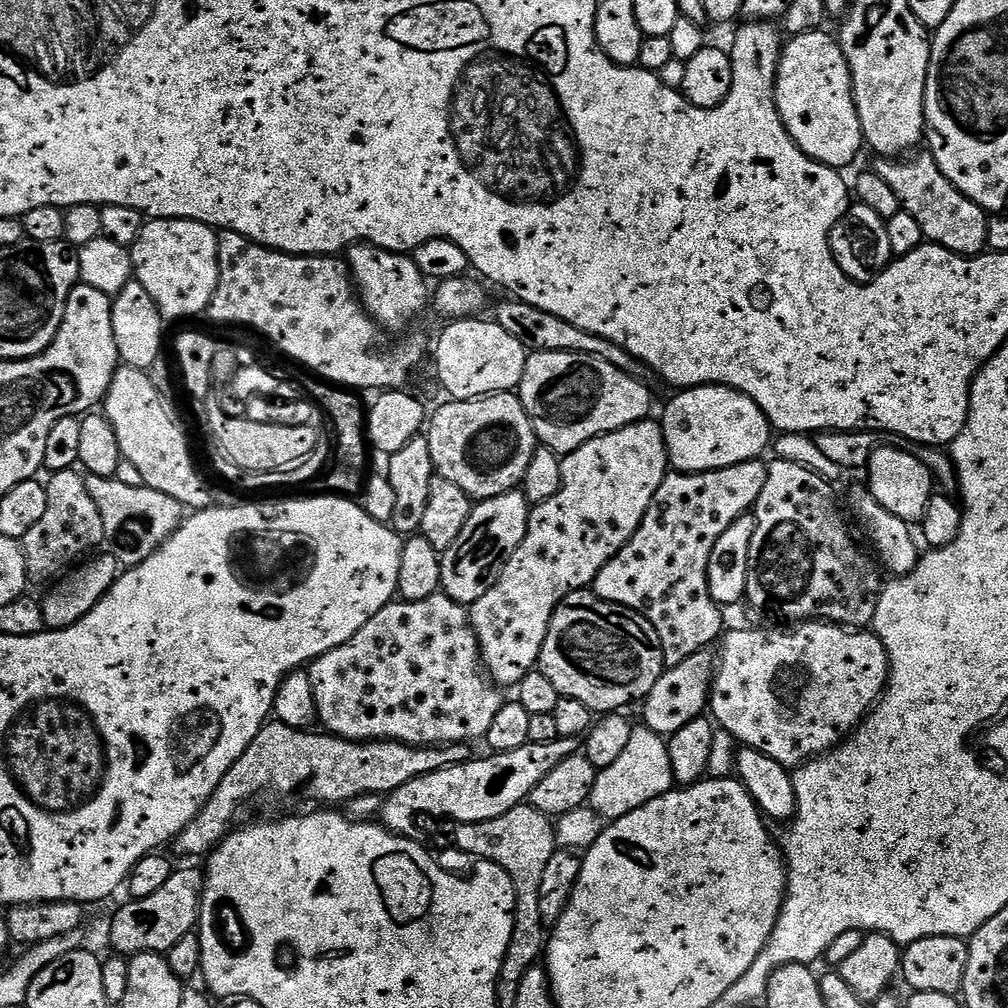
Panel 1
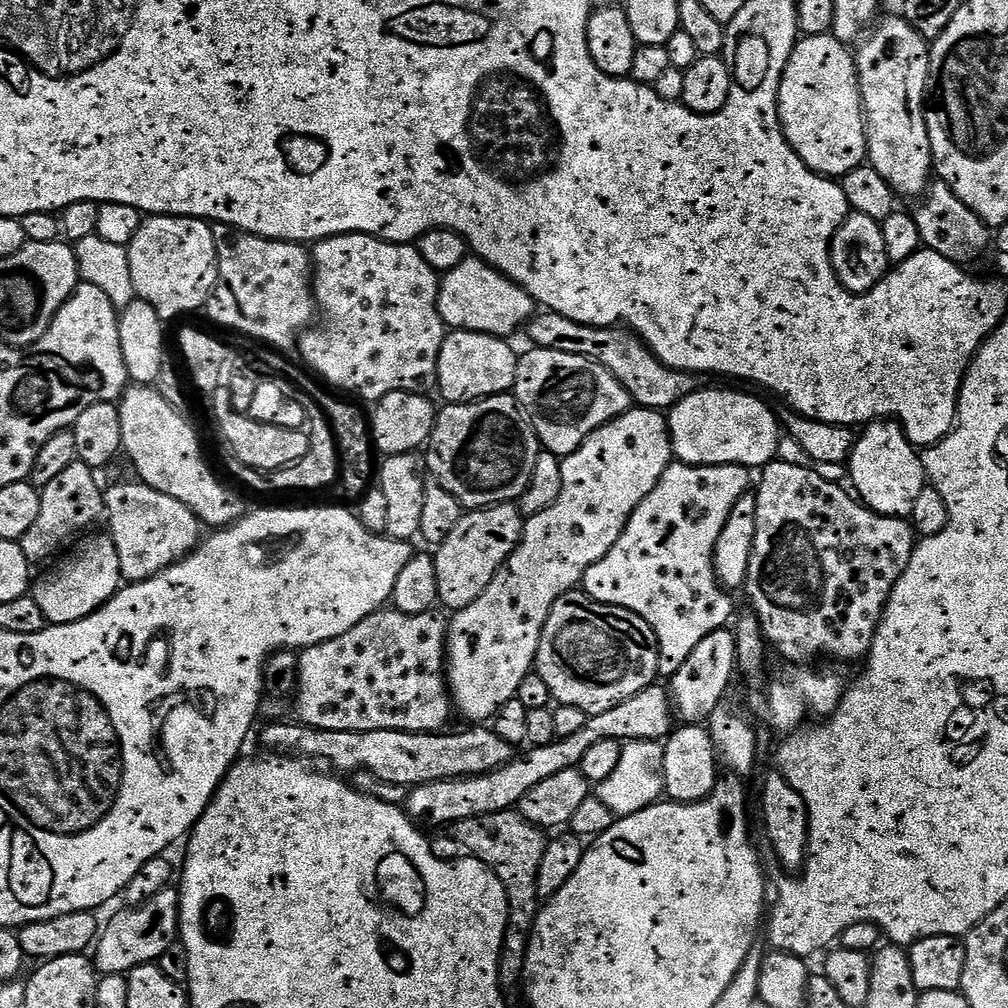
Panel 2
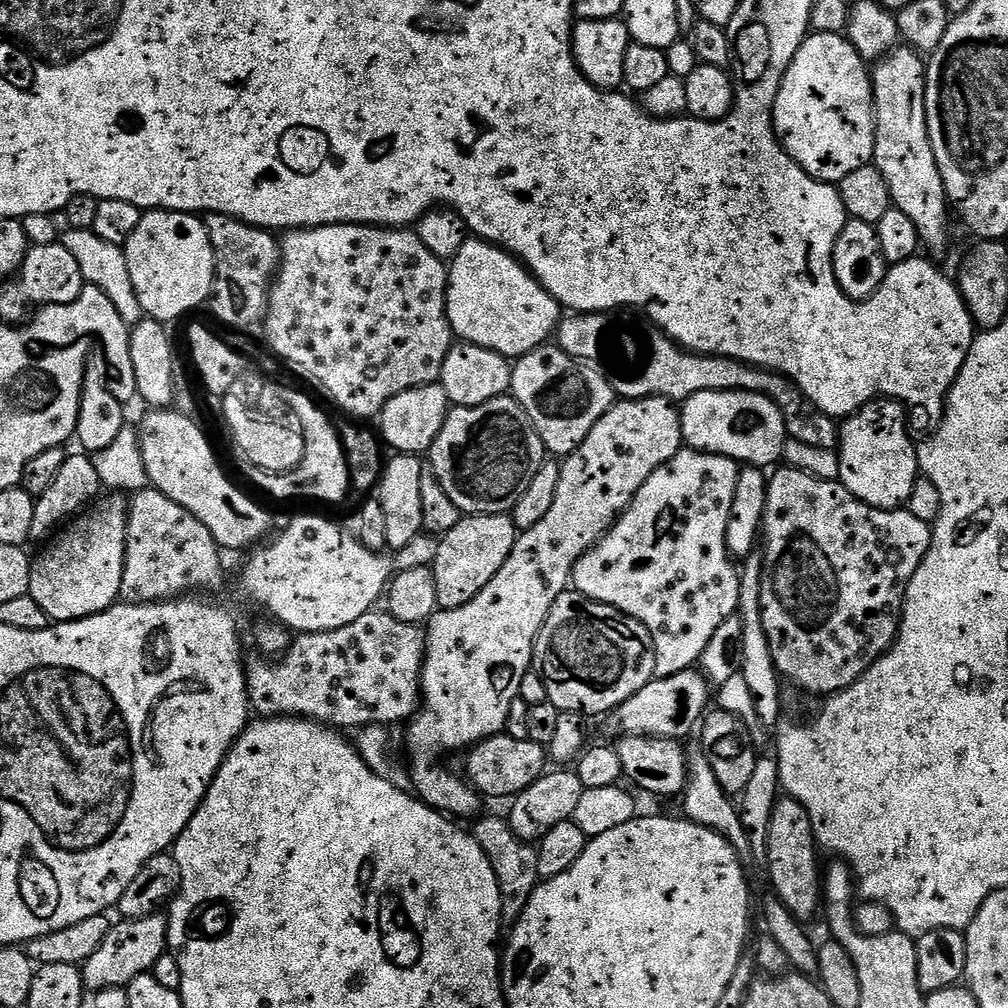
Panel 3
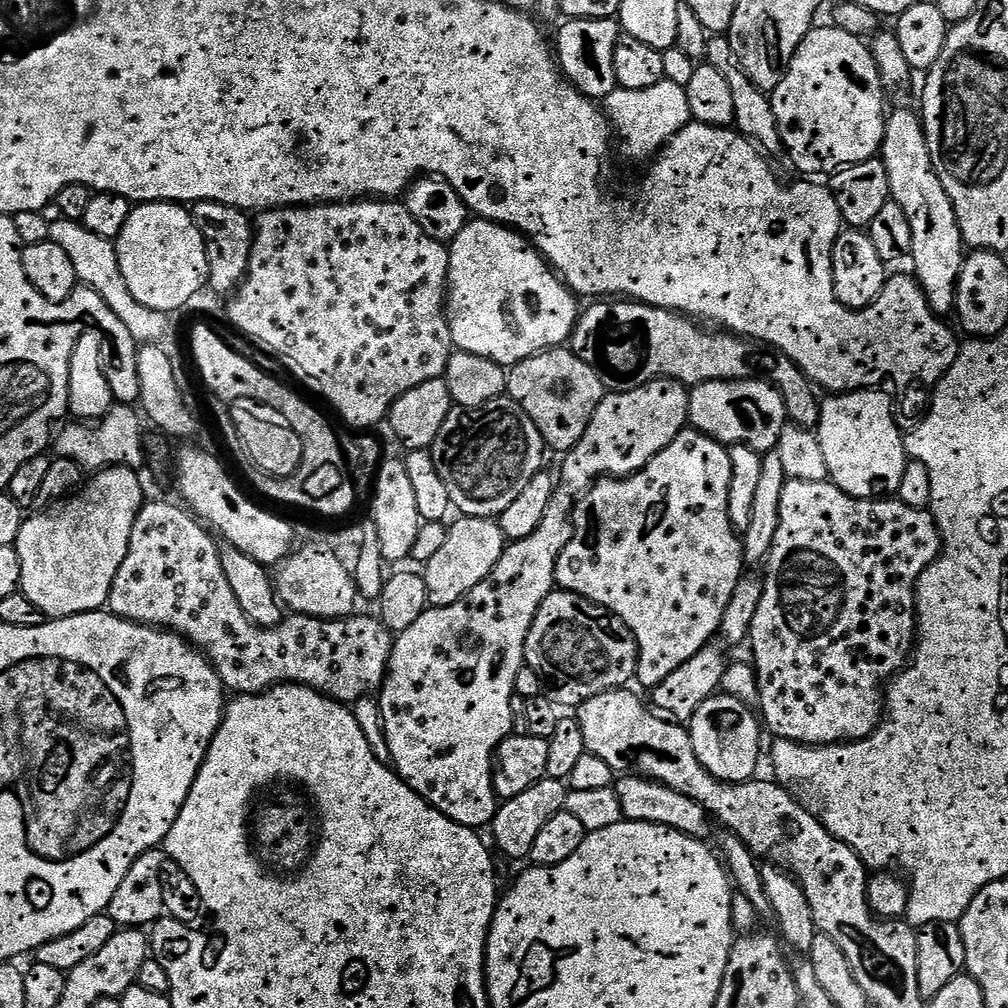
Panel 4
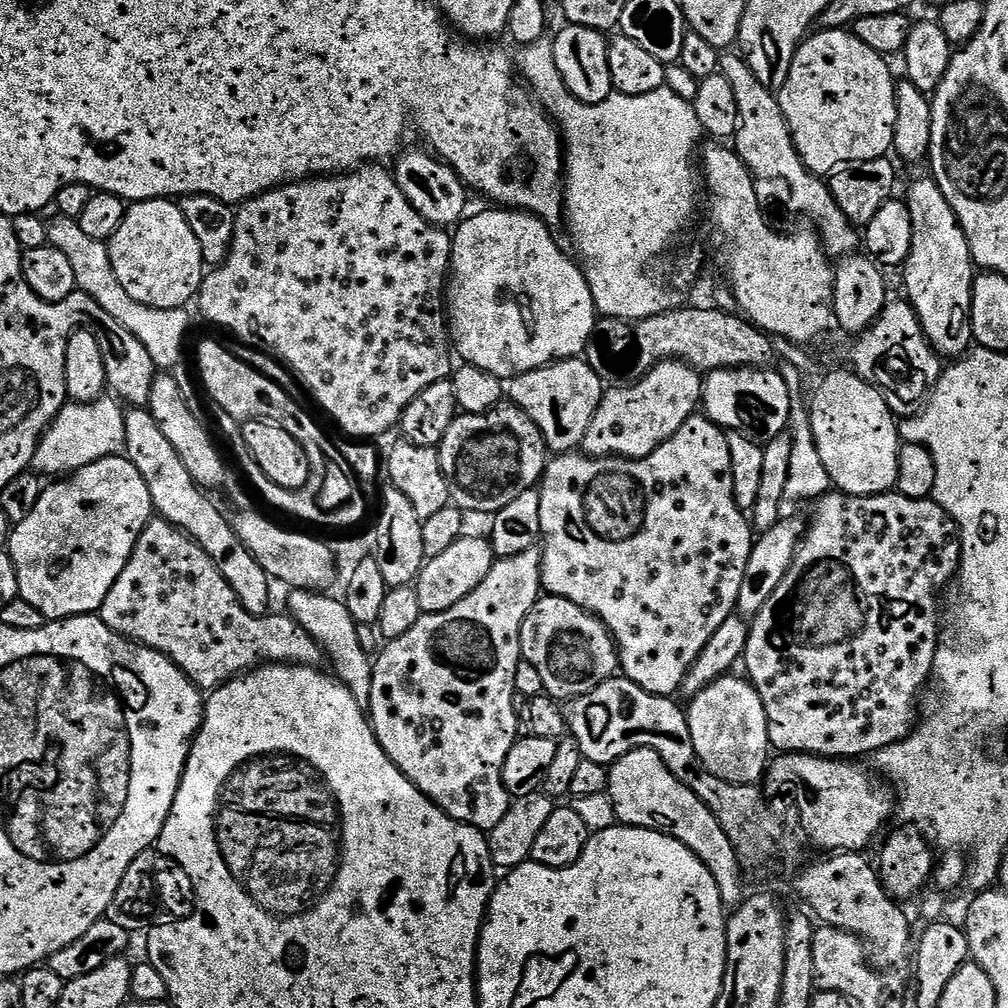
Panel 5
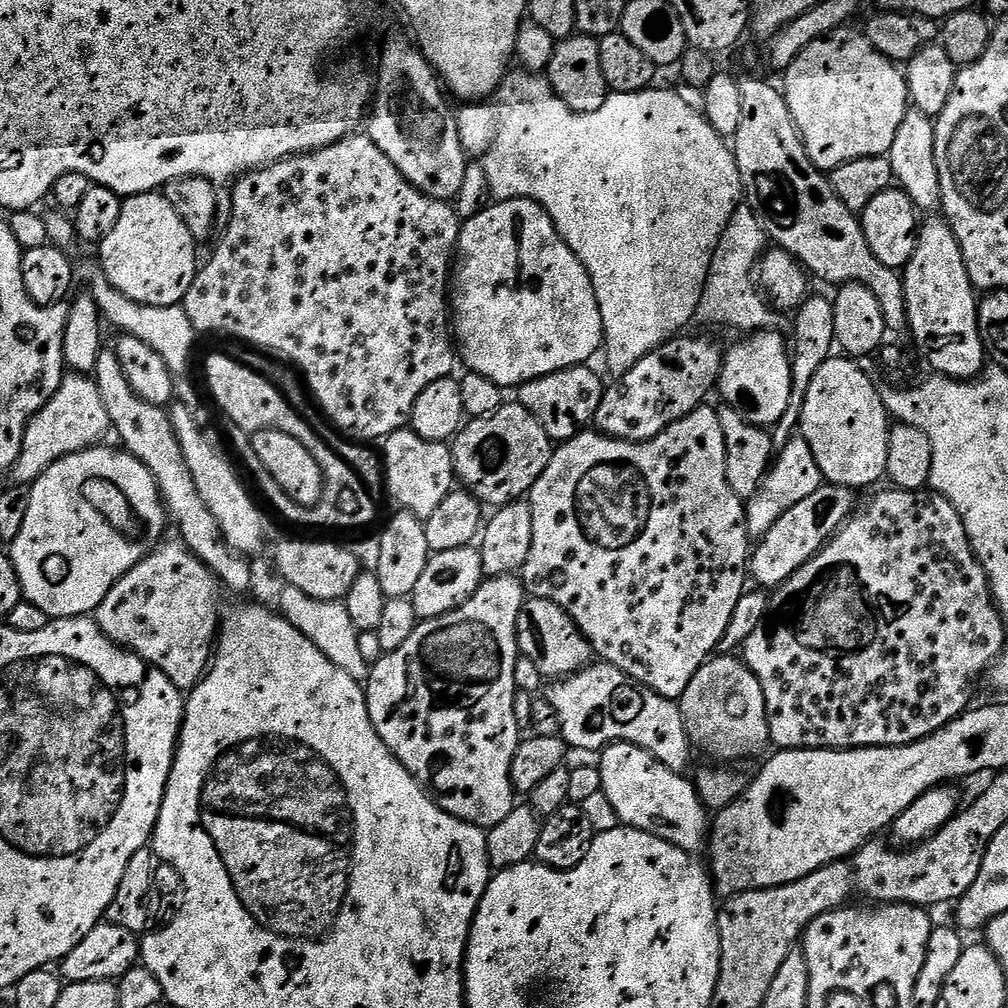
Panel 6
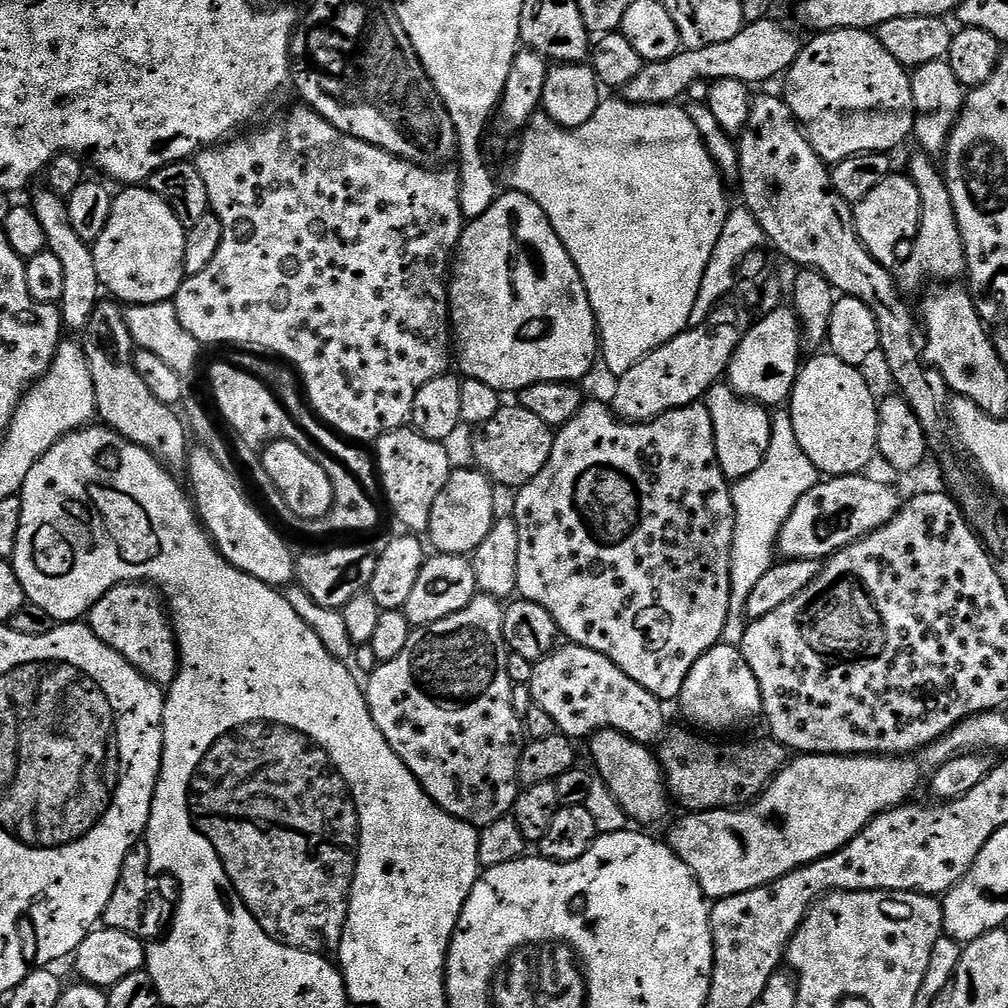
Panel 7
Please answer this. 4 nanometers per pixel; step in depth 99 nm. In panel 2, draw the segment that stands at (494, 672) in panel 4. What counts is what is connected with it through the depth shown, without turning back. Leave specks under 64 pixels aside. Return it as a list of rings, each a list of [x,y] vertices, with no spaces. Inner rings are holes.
[[[639,406],[629,408],[627,412],[623,412],[618,418],[614,418],[610,422],[603,424],[598,430],[594,430],[594,434],[587,436],[582,442],[582,446],[578,446],[578,450],[574,450],[570,455],[561,459],[562,494],[558,494],[558,502],[554,502],[554,506],[550,506],[550,510],[542,510],[542,514],[525,519],[520,544],[512,551],[504,567],[498,570],[498,574],[492,579],[490,586],[486,586],[484,593],[474,602],[470,602],[470,606],[459,609],[453,615],[456,617],[451,617],[448,626],[448,643],[446,645],[446,679],[450,695],[454,701],[455,711],[459,715],[461,712],[468,719],[468,722],[488,722],[491,721],[488,719],[503,704],[509,703],[511,705],[513,703],[518,686],[522,686],[522,678],[526,678],[533,671],[536,663],[536,651],[542,638],[542,630],[546,626],[546,618],[550,614],[554,602],[558,602],[558,598],[562,598],[566,593],[573,591],[583,581],[586,570],[590,570],[590,566],[594,566],[594,562],[606,558],[606,554],[612,549],[614,542],[618,542],[618,538],[626,530],[634,510],[638,510],[638,506],[648,497],[650,490],[654,490],[654,486],[658,486],[662,474],[668,469],[669,464],[673,463],[673,460],[672,439],[668,429],[667,415],[655,408],[642,408]]]

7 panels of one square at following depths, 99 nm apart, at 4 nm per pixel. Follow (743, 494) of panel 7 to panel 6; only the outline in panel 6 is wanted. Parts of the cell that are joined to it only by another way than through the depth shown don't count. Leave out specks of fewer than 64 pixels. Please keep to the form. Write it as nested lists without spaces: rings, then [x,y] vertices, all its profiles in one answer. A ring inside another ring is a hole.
[[[795,434],[790,438],[785,448],[775,453],[774,459],[764,475],[764,481],[760,488],[753,494],[751,500],[747,501],[748,509],[748,535],[759,538],[790,510],[790,506],[798,506],[802,498],[810,498],[814,490],[823,488],[826,481],[822,470],[818,470],[818,462],[814,460],[814,450],[804,441],[803,436]]]

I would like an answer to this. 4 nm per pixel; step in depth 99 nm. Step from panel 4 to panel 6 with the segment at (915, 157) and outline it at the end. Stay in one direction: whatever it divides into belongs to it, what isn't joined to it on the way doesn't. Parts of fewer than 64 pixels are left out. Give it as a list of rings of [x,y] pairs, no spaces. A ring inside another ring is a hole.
[[[940,216],[927,217],[917,235],[917,244],[910,262],[903,269],[904,301],[907,304],[909,331],[927,362],[937,375],[956,380],[973,380],[986,367],[986,353],[979,333],[978,296],[970,282],[961,246],[947,221]]]

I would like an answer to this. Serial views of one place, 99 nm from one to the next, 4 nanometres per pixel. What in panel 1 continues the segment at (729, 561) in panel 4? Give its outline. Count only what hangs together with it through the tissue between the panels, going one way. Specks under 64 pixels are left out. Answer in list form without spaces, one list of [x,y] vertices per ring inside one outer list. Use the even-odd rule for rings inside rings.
[[[763,459],[713,472],[669,471],[628,545],[596,575],[598,598],[642,614],[658,630],[665,669],[686,662],[690,654],[711,649],[721,639],[725,631],[723,611],[710,598],[708,585],[710,550],[740,516],[755,509],[767,473],[768,464]]]

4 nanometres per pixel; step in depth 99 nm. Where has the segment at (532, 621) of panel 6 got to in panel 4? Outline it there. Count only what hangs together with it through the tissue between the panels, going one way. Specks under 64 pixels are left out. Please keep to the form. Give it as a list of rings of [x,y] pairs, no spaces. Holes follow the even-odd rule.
[[[553,590],[544,599],[542,606],[538,606],[538,614],[530,626],[524,647],[525,665],[538,673],[552,699],[560,706],[565,706],[564,704],[579,706],[603,692],[627,689],[631,685],[628,683],[636,680],[639,657],[640,651],[634,634],[630,626],[622,622],[622,618],[618,618],[593,600],[563,590]]]

